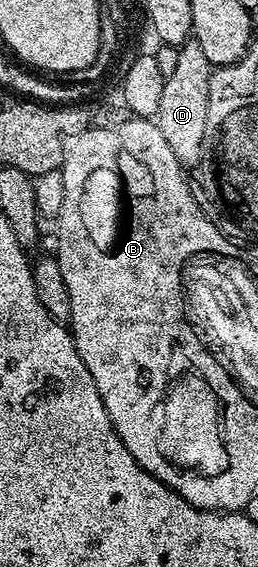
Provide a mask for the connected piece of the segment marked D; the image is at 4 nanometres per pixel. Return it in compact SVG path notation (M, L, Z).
M193 41L183 43L178 53L176 70L172 77L164 81L164 97L160 97L156 122L160 133L164 133L164 141L168 141L168 149L172 149L183 168L190 169L193 163L201 164L204 159L212 64L204 54L204 49L200 49L200 45Z

